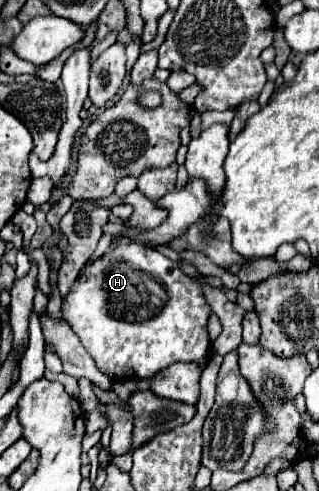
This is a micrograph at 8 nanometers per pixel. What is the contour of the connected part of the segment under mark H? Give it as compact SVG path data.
M123 240L113 252L107 252L103 258L93 262L93 266L85 266L83 272L87 272L87 276L81 276L73 284L67 300L63 302L63 320L79 336L85 350L95 360L97 368L111 380L151 378L153 372L167 368L175 360L207 364L211 348L207 320L211 316L211 306L207 304L201 286L209 284L223 290L221 278L189 276L177 262L165 258L159 250L127 240Z

